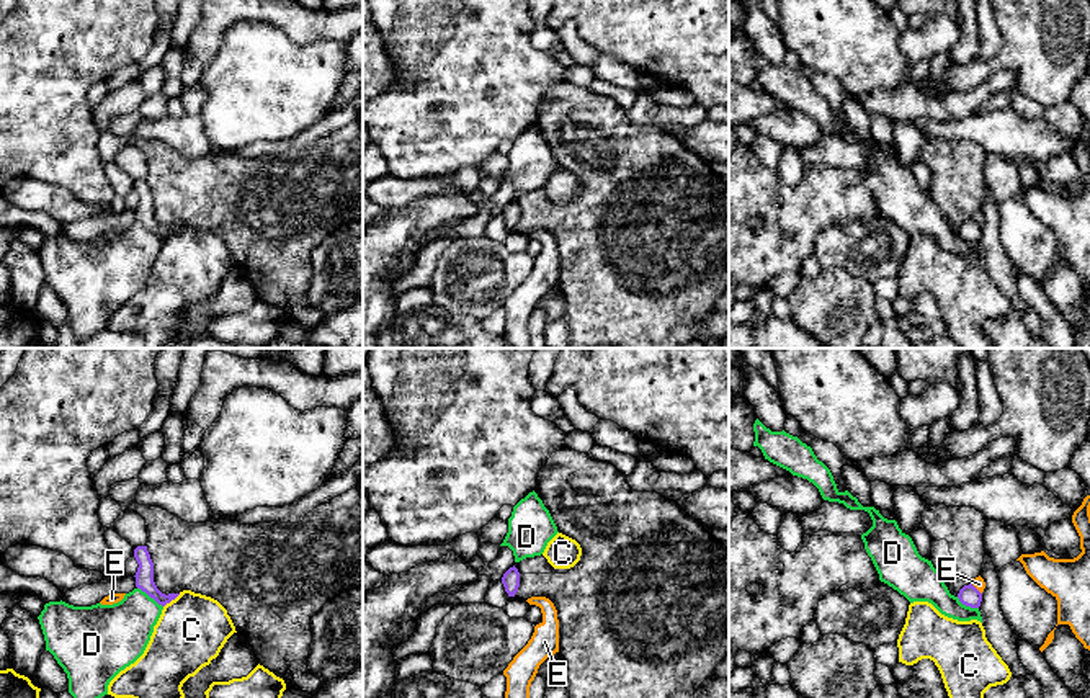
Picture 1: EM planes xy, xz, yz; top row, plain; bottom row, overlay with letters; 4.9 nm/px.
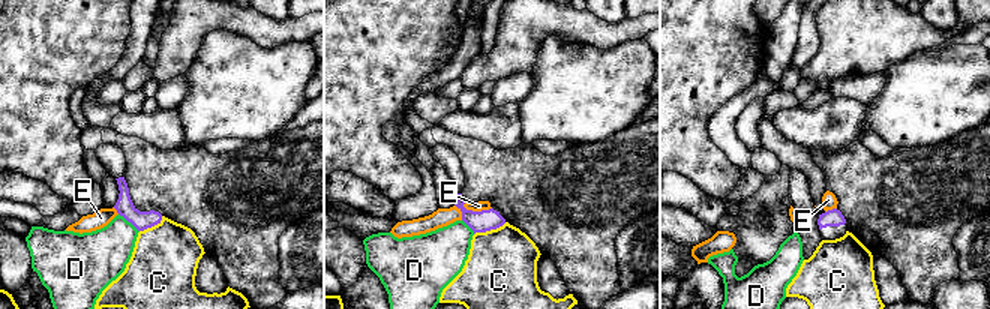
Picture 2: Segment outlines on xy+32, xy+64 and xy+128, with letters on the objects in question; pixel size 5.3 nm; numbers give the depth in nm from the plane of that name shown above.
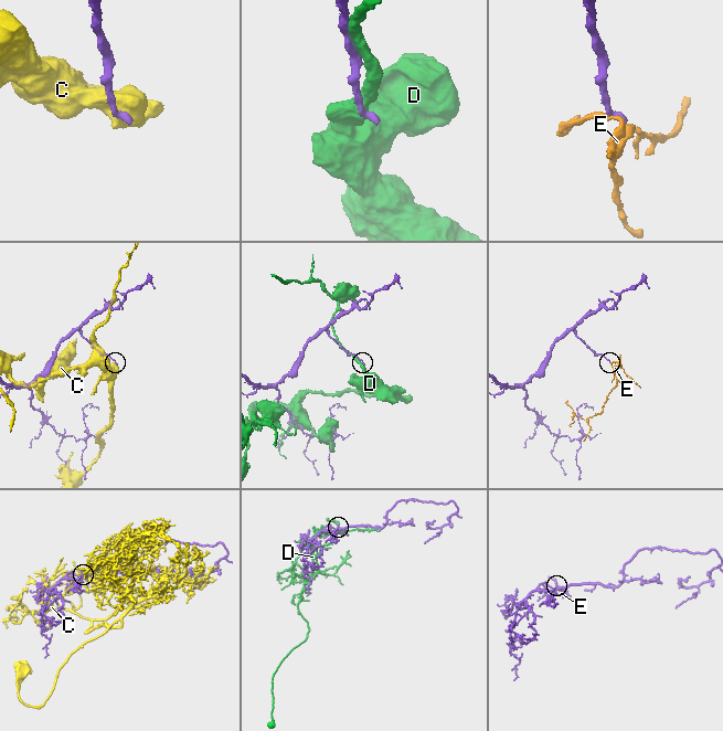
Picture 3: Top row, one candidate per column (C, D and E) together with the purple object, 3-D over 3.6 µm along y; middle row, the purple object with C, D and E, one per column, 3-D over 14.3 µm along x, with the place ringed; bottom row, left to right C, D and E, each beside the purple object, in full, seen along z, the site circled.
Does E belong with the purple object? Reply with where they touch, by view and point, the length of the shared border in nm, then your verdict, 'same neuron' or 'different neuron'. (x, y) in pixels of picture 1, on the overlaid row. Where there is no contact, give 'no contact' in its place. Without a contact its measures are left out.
yz (976, 589) | 80 nm | different neuron

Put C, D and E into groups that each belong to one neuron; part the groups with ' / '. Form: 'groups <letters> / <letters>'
groups C / D / E

